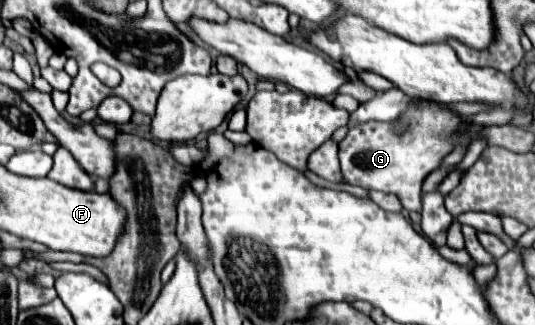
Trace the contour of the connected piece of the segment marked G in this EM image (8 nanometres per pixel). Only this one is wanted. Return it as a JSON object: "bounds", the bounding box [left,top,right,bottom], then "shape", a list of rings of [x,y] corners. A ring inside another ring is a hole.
{"bounds":[339,100,463,212],"shape":[[[411,100],[409,108],[397,118],[407,126],[403,134],[397,134],[391,122],[363,122],[349,128],[347,136],[339,142],[341,172],[347,184],[355,184],[367,190],[381,190],[399,194],[403,208],[409,212],[421,212],[421,184],[425,176],[437,170],[443,158],[455,148],[463,128],[463,120],[447,106],[433,100]]]}

